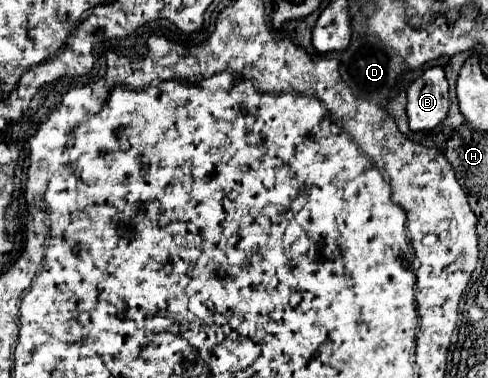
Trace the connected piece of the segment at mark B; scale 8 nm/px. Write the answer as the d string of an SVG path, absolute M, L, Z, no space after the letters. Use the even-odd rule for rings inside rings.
M429 67L407 91L411 131L435 129L449 113L449 87L441 67Z

